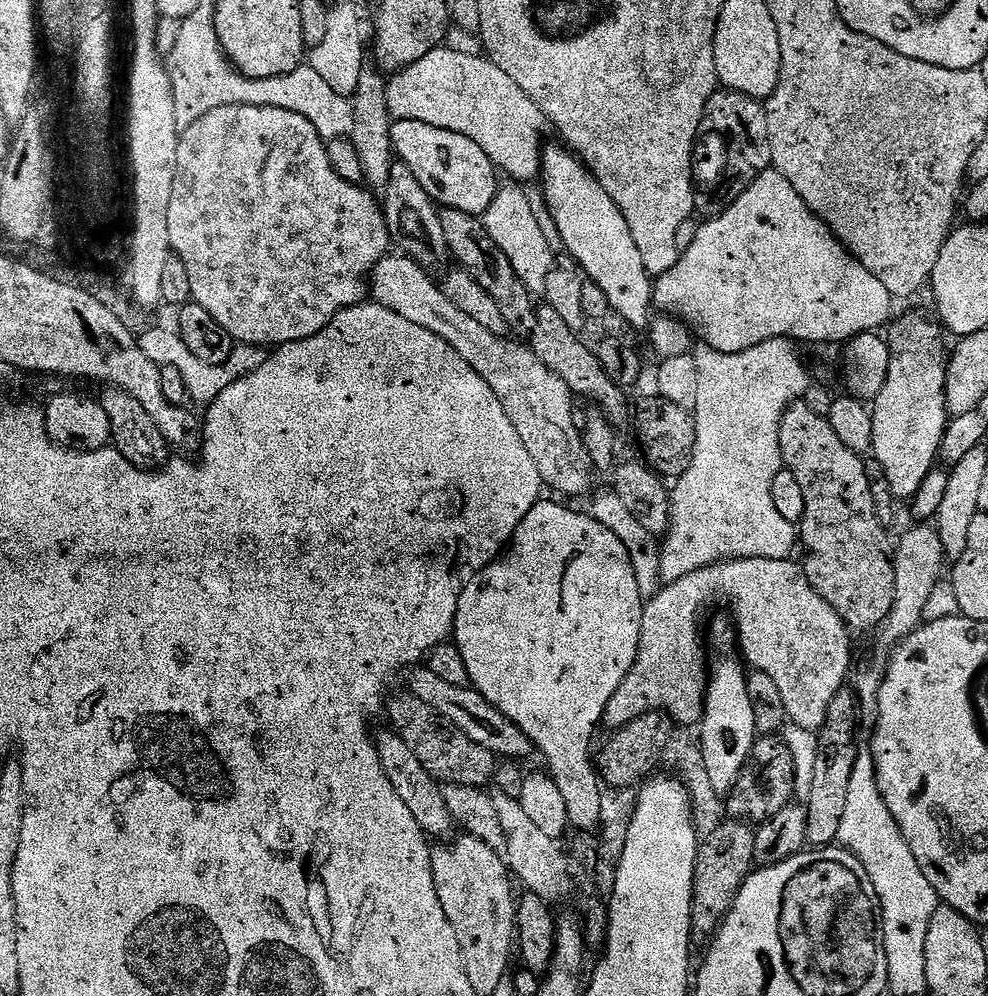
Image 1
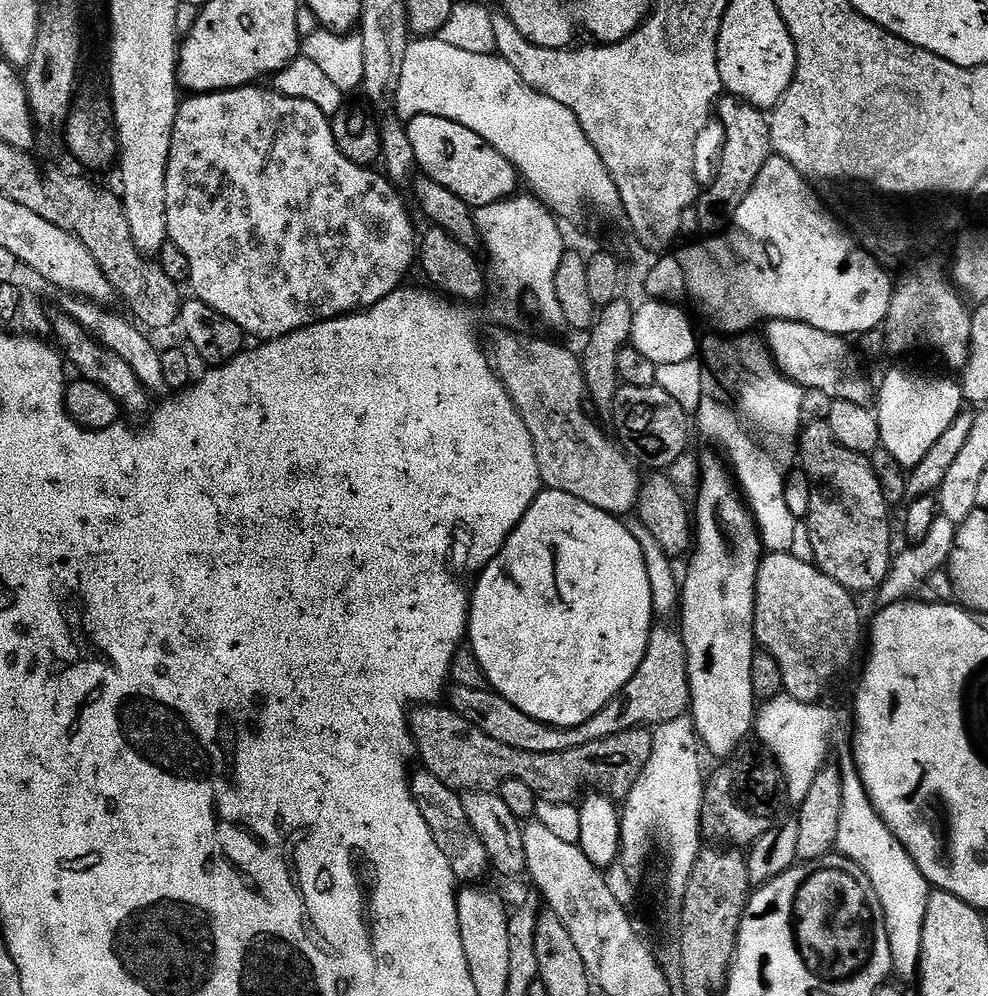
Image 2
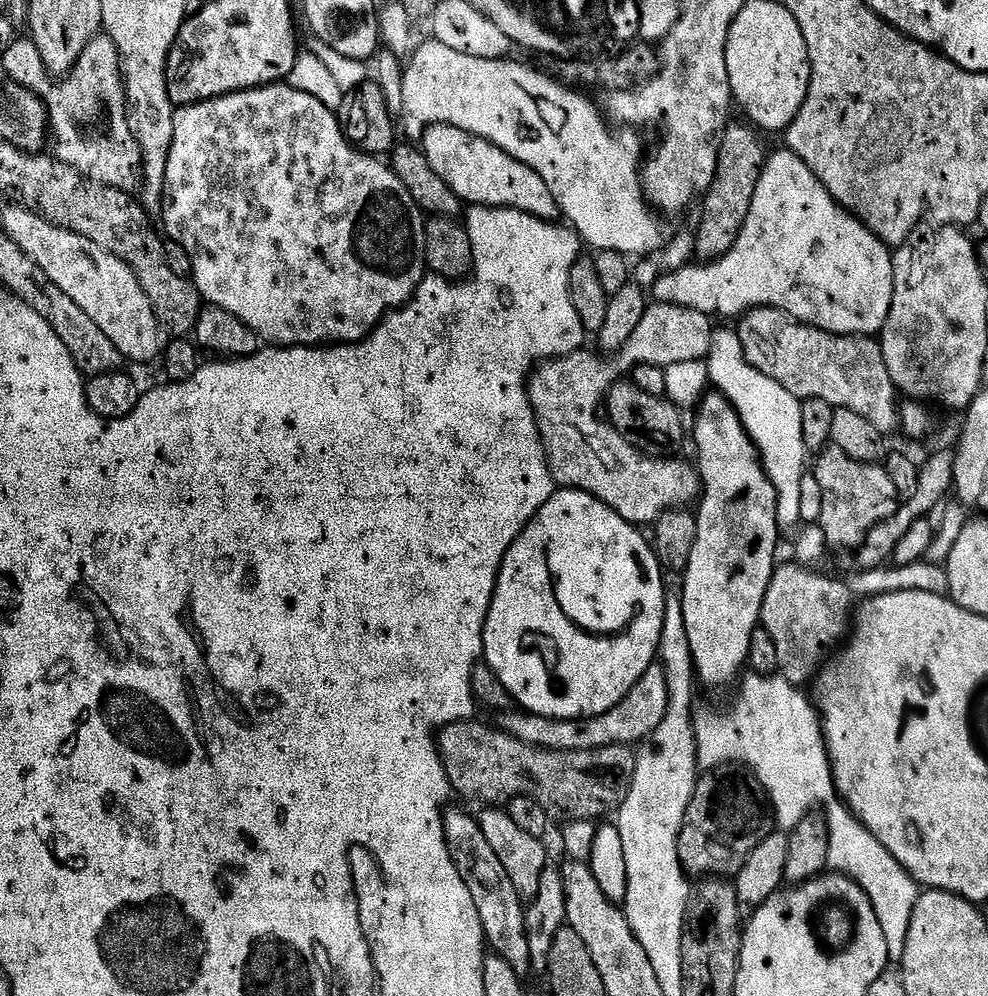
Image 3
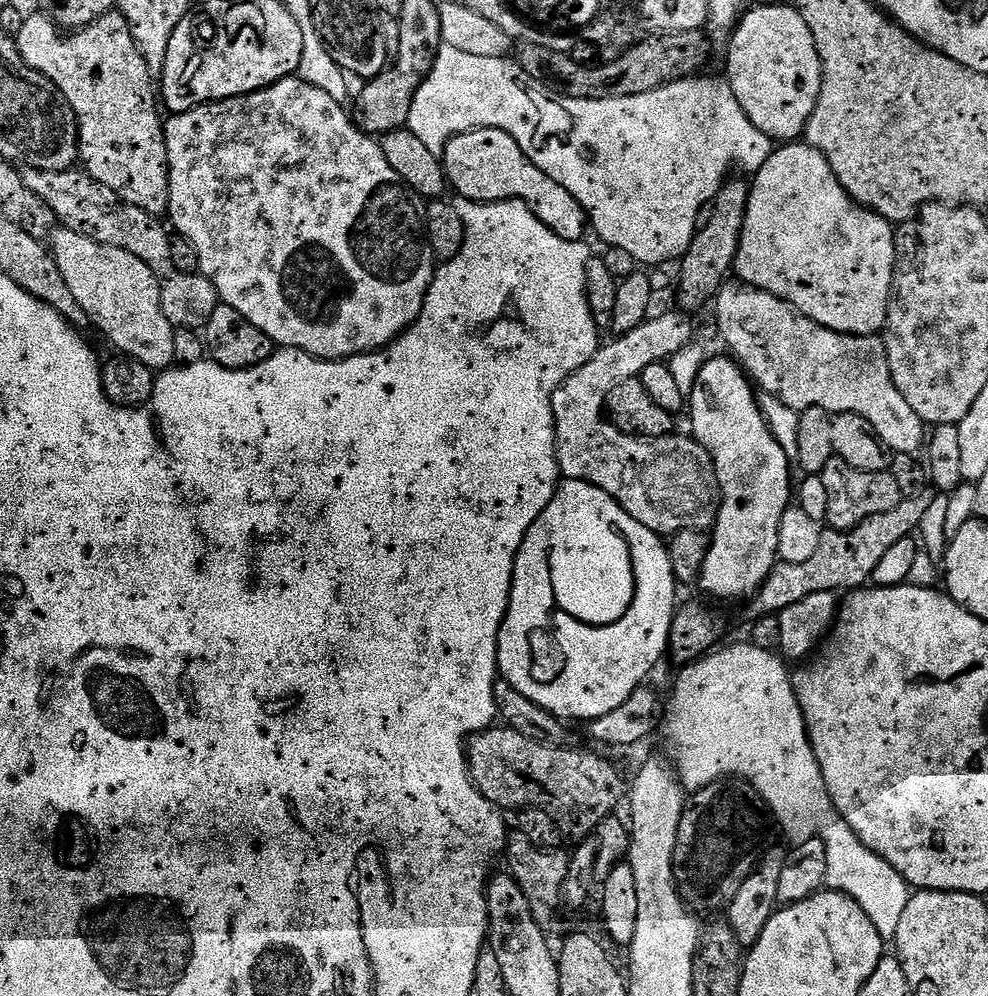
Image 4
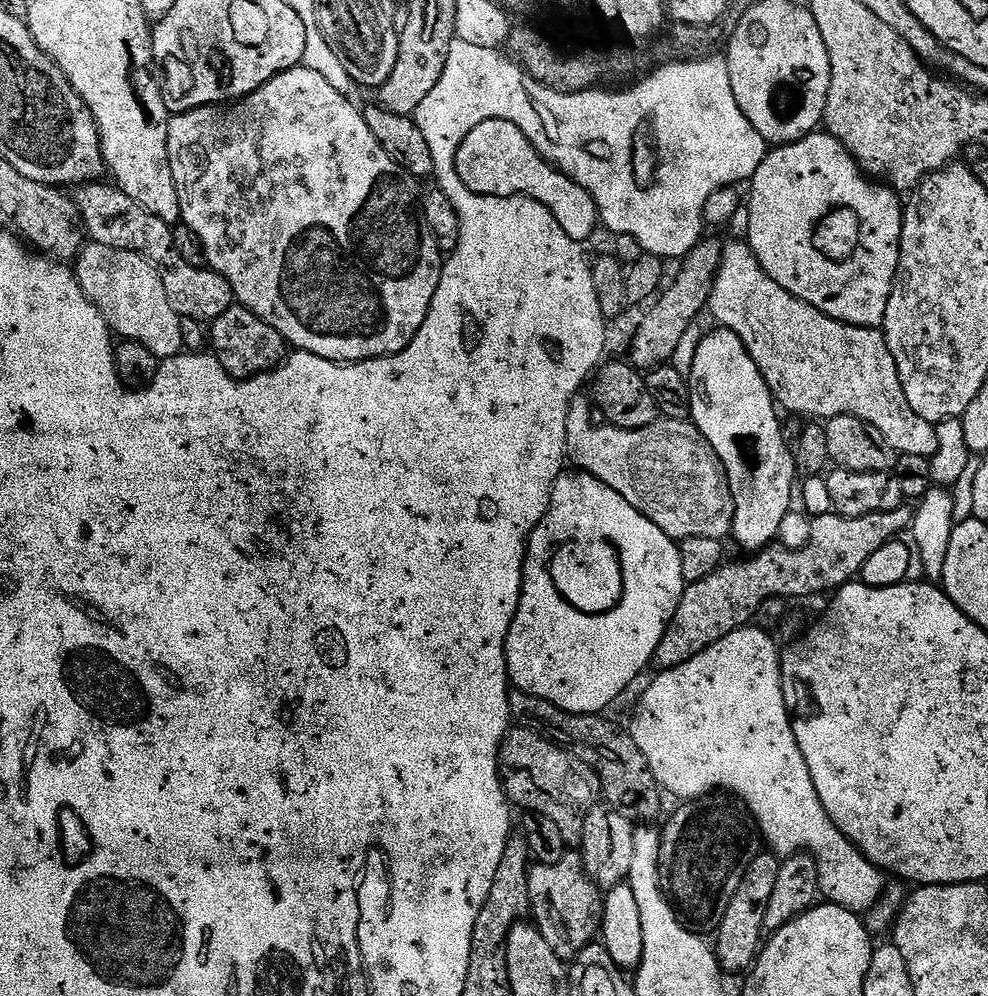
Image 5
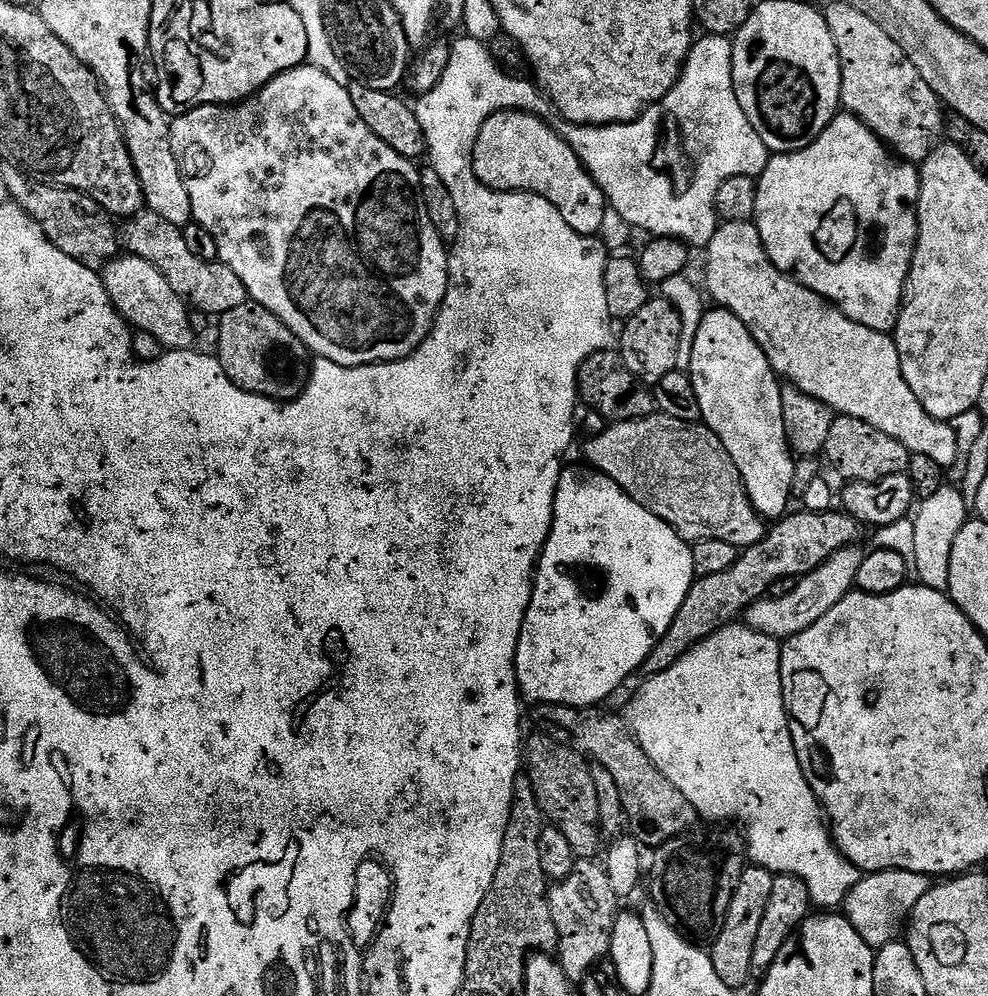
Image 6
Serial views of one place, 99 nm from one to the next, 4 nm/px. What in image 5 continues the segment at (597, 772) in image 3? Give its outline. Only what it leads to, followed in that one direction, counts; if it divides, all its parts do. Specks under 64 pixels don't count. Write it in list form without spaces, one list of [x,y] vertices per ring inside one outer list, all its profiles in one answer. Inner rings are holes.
[[[516,726],[505,736],[500,747],[500,781],[504,783],[509,801],[517,809],[520,807],[528,812],[541,812],[557,824],[558,830],[562,830],[562,838],[568,843],[569,849],[581,847],[592,784],[594,788],[594,780],[586,762],[529,728]]]

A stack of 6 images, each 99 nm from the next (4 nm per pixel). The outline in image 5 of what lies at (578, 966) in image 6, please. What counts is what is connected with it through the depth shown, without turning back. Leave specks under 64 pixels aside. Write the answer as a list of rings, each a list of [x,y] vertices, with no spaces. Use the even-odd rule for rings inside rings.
[[[569,850],[553,864],[533,863],[528,870],[528,885],[532,903],[530,916],[536,929],[560,960],[575,960],[587,944],[600,936],[600,926],[604,922],[605,893],[597,881],[584,871],[581,853]]]

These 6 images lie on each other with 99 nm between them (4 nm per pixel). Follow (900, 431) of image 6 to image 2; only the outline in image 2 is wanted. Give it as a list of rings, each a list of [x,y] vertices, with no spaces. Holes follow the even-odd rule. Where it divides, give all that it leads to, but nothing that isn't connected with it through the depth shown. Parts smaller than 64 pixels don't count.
[[[773,320],[767,325],[766,331],[766,347],[772,362],[788,380],[793,380],[803,389],[822,390],[822,394],[830,394],[832,400],[865,406],[873,403],[874,384],[864,377],[864,372],[860,369],[861,357],[854,348],[852,353],[852,348],[848,345],[851,343],[845,337],[826,334],[822,330],[814,330],[814,326],[789,320]]]

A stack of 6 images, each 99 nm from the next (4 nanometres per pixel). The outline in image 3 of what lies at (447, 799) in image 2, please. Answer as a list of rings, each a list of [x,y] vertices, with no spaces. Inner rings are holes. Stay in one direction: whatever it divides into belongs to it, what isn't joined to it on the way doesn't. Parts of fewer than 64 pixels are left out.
[[[447,809],[444,814],[444,833],[452,861],[458,867],[462,880],[466,882],[466,890],[470,890],[470,898],[474,898],[474,906],[478,906],[478,918],[482,918],[482,930],[487,947],[502,957],[521,977],[534,968],[530,958],[530,942],[526,938],[526,901],[514,890],[514,882],[510,882],[502,862],[496,851],[491,849],[486,834],[482,833],[479,821],[460,810]]]

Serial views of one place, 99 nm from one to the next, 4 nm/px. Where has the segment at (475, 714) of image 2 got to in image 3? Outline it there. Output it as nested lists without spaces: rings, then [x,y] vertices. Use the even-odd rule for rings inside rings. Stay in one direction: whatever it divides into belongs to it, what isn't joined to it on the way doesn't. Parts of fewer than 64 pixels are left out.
[[[657,662],[649,666],[646,674],[634,682],[630,694],[618,702],[606,714],[590,716],[582,720],[559,720],[549,716],[539,716],[523,710],[509,710],[499,717],[499,727],[506,734],[518,738],[535,748],[545,748],[551,752],[577,752],[578,750],[602,750],[606,746],[640,746],[650,737],[667,710],[667,680],[664,668]]]

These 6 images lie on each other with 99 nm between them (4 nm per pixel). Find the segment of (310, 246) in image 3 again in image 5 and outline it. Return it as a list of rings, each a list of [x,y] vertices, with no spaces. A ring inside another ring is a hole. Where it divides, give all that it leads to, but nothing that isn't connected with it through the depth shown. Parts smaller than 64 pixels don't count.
[[[301,66],[292,68],[289,72],[278,74],[270,82],[266,82],[261,88],[254,90],[242,100],[226,104],[207,104],[205,108],[195,108],[189,112],[173,115],[169,122],[169,164],[173,170],[178,202],[181,204],[180,219],[183,224],[190,226],[190,230],[194,230],[194,234],[198,234],[198,238],[202,238],[202,246],[206,250],[206,258],[208,259],[207,267],[218,273],[222,278],[226,278],[226,282],[230,282],[232,287],[233,297],[243,307],[249,308],[254,314],[258,314],[258,318],[262,318],[262,322],[274,326],[274,330],[278,330],[278,334],[282,334],[285,345],[302,352],[318,354],[318,358],[326,358],[335,364],[359,364],[362,360],[376,360],[379,356],[393,356],[401,352],[403,348],[408,348],[412,339],[418,334],[418,330],[422,330],[422,322],[426,322],[428,311],[434,302],[434,294],[438,290],[442,270],[444,269],[444,260],[438,242],[434,238],[434,234],[430,234],[430,226],[424,221],[424,213],[420,205],[422,188],[421,185],[416,185],[419,184],[417,177],[411,176],[405,168],[398,166],[398,162],[394,162],[394,158],[390,158],[390,154],[386,154],[386,150],[382,150],[382,146],[378,146],[378,138],[374,138],[374,134],[370,134],[370,126],[366,126],[363,111],[359,107],[356,109],[351,104],[352,102],[349,97],[343,96],[338,90],[334,90],[334,86],[330,86],[330,82],[326,82],[326,78],[322,78],[322,74],[314,74],[314,70]]]

